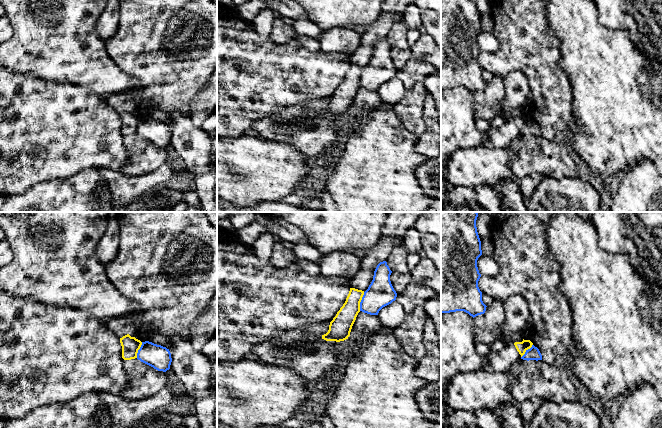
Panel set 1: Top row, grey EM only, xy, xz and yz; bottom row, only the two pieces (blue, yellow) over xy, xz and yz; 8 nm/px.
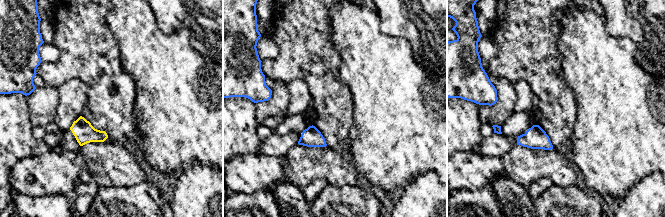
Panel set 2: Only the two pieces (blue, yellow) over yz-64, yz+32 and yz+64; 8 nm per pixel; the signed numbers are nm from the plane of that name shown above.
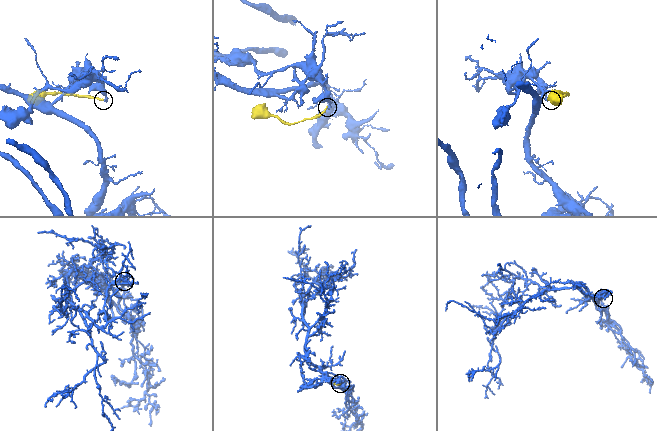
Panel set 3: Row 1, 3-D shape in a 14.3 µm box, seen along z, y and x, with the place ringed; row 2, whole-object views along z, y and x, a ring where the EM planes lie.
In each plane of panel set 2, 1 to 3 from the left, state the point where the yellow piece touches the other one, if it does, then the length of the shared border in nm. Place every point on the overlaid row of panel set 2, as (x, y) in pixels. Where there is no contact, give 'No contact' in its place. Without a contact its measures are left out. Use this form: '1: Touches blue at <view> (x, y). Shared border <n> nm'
1: No contact
2: No contact
3: No contact

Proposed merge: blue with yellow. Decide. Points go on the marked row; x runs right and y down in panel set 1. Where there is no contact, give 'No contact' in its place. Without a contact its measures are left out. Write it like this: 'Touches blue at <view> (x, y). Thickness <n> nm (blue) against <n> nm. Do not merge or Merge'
Touches blue at xz (361, 301). Thickness 220 nm (blue) against 170 nm. Do not merge

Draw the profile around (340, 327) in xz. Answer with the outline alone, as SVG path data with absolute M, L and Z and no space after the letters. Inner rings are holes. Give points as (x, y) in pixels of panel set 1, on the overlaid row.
M389 212L381 238L361 259L359 271L350 280L350 291L345 303L330 322L329 330L322 335L326 341L344 341L350 336L352 326L360 312L360 302L380 262L386 261L392 249L400 244L407 230L414 227L423 212Z

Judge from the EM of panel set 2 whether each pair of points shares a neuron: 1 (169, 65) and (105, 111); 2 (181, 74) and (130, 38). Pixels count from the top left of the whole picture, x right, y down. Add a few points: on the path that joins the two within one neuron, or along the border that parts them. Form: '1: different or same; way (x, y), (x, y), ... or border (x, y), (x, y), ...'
1: different; border (123, 69), (134, 81), (134, 112)
2: same; way (168, 71), (143, 48)

